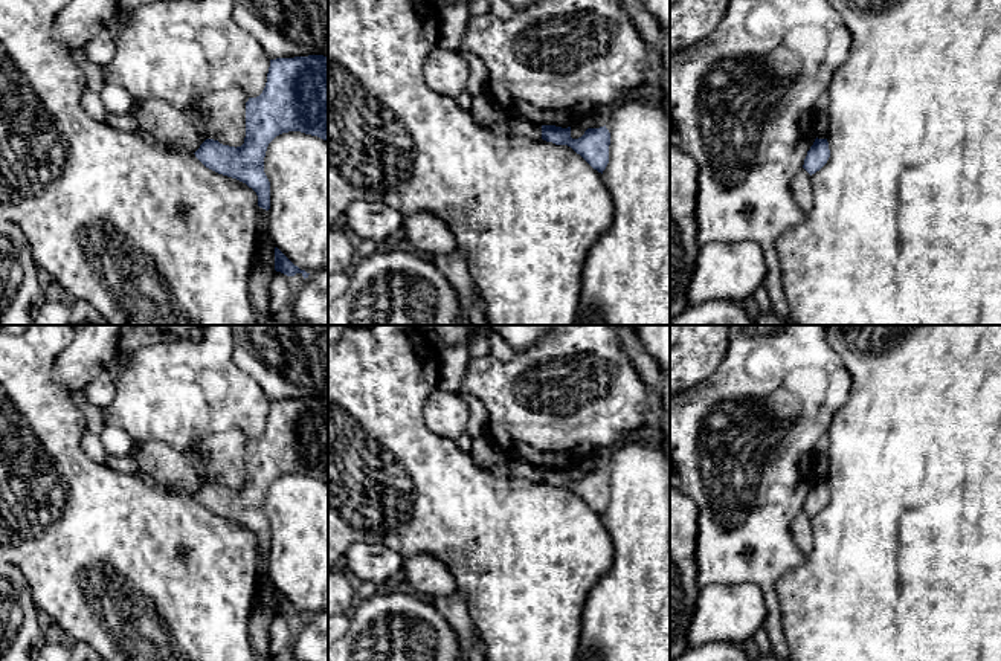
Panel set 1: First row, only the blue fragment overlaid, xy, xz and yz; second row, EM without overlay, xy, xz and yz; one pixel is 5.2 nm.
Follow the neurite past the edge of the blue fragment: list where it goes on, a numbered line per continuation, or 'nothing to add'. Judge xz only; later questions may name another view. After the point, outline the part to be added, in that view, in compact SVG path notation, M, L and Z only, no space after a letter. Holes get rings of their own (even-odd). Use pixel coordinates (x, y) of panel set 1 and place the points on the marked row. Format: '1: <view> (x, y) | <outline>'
nothing to add

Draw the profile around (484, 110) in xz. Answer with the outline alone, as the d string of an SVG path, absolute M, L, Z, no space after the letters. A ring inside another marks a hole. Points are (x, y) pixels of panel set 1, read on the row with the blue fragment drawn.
M485 92L473 96L467 110L472 119L484 127L497 127L508 114Z

